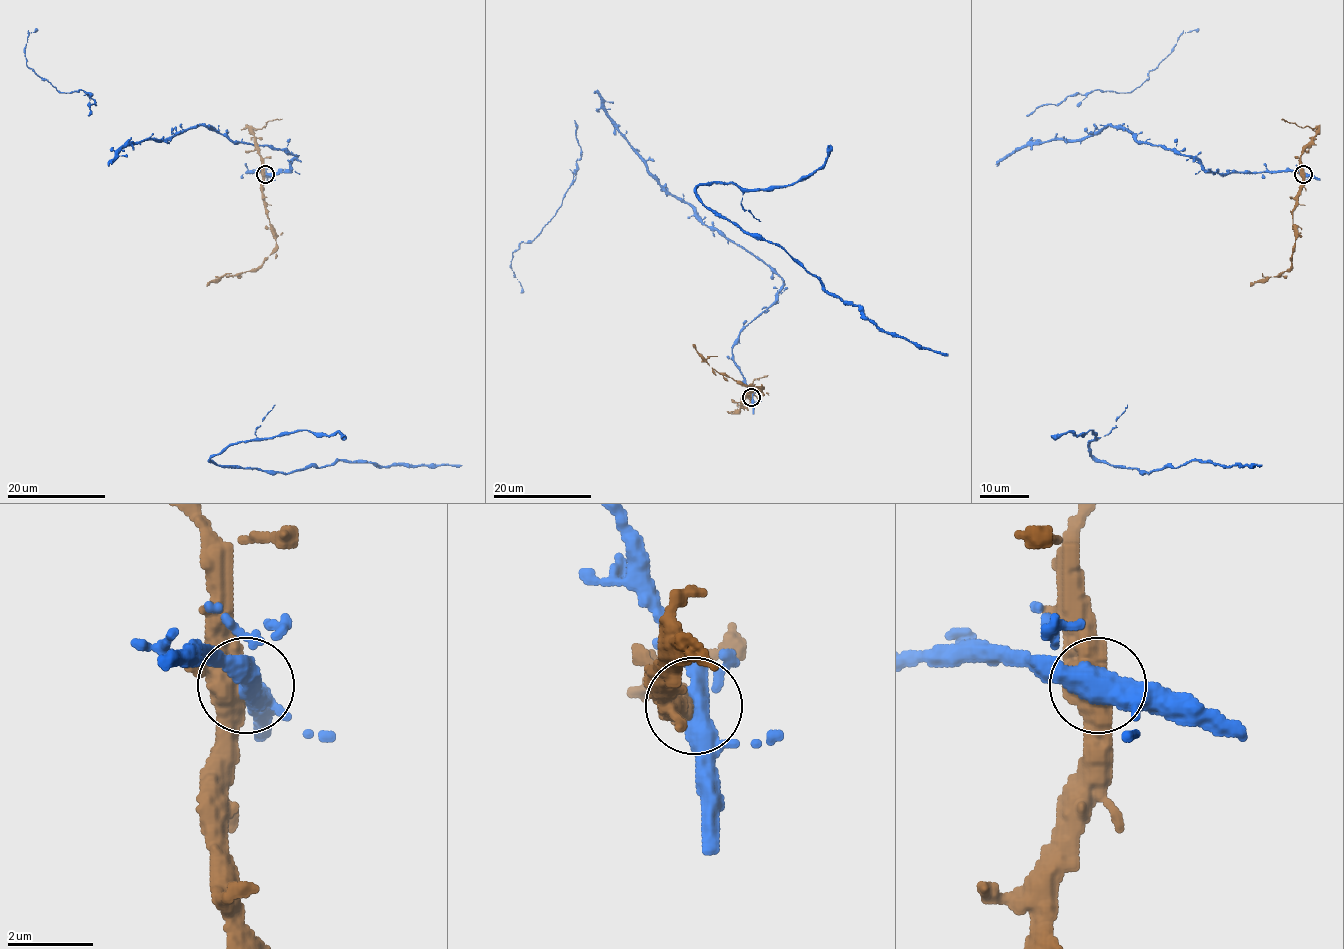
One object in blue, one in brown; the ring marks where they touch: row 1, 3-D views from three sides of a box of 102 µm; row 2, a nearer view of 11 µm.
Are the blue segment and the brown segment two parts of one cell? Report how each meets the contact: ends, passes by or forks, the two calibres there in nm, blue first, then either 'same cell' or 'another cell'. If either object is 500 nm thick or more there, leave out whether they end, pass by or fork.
blue passes by; brown forks there; 440 nm thick on the blue side, 400 nm on the other; another cell

